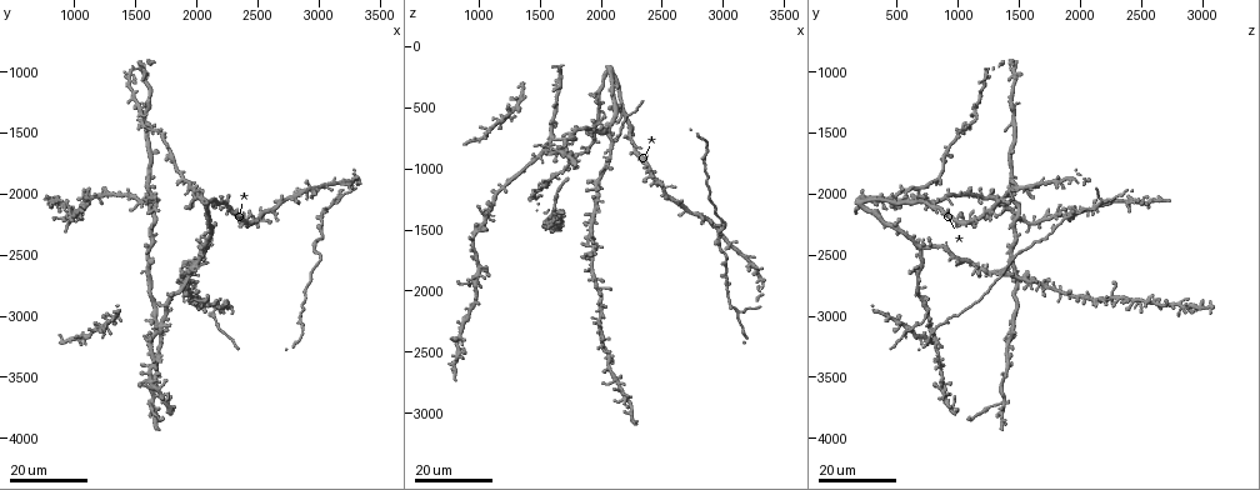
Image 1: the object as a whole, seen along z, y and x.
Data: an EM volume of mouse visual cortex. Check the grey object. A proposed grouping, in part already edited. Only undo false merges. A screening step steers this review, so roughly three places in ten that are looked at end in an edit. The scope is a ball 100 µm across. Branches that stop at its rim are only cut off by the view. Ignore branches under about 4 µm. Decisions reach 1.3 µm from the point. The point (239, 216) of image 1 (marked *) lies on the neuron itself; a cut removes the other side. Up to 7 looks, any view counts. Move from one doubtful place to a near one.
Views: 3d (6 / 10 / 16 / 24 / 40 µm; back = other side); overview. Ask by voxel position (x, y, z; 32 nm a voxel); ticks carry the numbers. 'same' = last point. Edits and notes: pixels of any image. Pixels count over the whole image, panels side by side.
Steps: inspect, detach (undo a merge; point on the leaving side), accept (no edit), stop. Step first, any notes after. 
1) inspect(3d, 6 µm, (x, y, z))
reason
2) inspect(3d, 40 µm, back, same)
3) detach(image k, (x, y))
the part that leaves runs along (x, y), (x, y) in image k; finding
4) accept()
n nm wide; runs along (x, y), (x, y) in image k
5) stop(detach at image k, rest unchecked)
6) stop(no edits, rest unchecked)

inspect(3d, 16 µm, (1620, 3700, 1360))
looks like a crossing

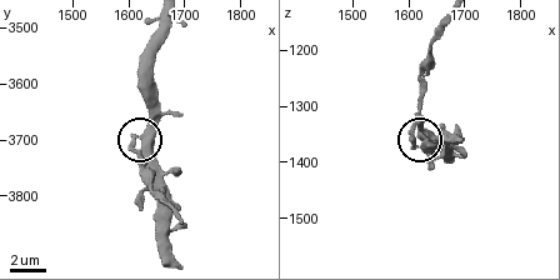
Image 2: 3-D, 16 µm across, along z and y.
inspect(3d, 6 µm, (1620, 3695, 1375))

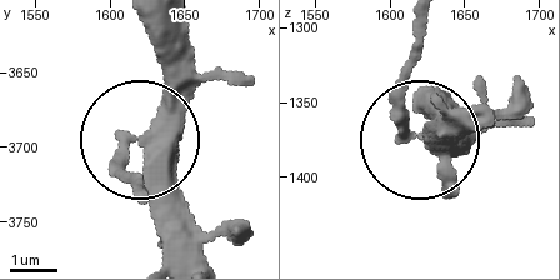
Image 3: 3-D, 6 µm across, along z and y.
inspect(3d, 6 µm, back, (1620, 3698, 1372))

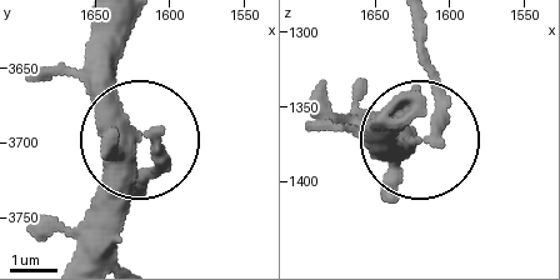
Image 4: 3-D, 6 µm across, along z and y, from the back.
detach(image 4, (110, 68))
390 nm wide; the part that leaves runs along (139, 133), (106, 89), (106, 29) in image 4; two neurons meet here

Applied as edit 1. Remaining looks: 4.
inspect(3d, 24 µm, (1060, 2140, 1420))
four-way junction

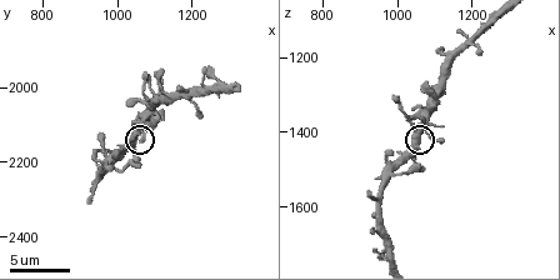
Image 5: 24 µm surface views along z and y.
inspect(3d, 10 µm, (1050, 2130, 1410))

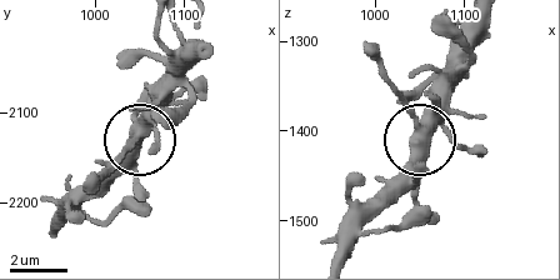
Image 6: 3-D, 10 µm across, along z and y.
accept()
runs along (489, 25), (426, 133), (386, 85) in image 6; continuous, no second neuron

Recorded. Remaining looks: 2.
inspect(3d, 16 µm, (1880, 2780, 660))

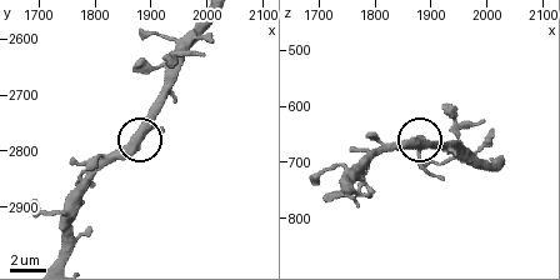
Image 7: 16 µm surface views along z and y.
inspect(3d, 10 µm, (1880, 2765, 675))
zoom in

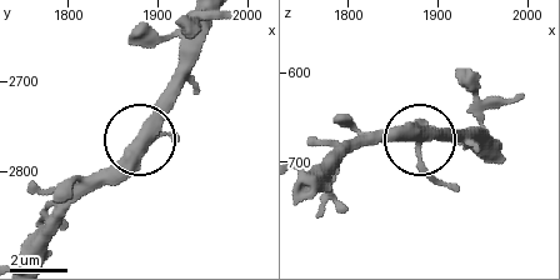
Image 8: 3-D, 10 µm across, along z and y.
accept()
380 nm wide; runs along (498, 144), (424, 141), (429, 168), (455, 186) in image 8; all the same neuron

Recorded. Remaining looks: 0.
stop(detach at image 4, rest unchecked)

